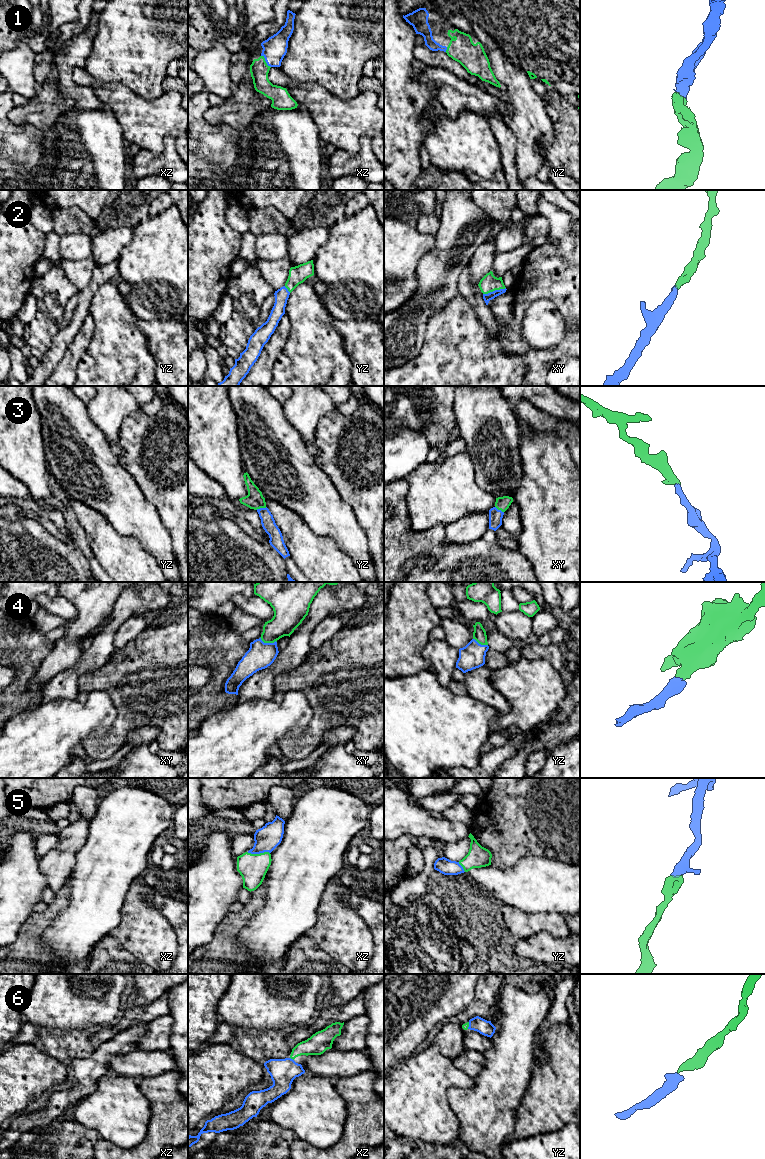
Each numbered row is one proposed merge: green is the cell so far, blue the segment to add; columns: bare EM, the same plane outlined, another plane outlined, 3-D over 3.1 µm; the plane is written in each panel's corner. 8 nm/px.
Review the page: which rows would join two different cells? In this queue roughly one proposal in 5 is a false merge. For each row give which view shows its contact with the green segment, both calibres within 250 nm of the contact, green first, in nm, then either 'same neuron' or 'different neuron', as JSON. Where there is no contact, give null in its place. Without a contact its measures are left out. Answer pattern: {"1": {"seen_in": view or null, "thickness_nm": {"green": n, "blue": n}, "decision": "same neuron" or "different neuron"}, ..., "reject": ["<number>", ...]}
{"1": {"seen_in": "xz", "thickness_nm": {"green": 150, "blue": 190}, "decision": "same neuron"}, "2": {"seen_in": "xy", "thickness_nm": {"green": 140, "blue": 60}, "decision": "same neuron"}, "3": {"seen_in": "yz", "thickness_nm": {"green": 140, "blue": 110}, "decision": "same neuron"}, "4": {"seen_in": "xy", "thickness_nm": {"green": 220, "blue": 220}, "decision": "same neuron"}, "5": {"seen_in": "xz", "thickness_nm": {"green": 220, "blue": 200}, "decision": "same neuron"}, "6": {"seen_in": "xz", "thickness_nm": {"green": 170, "blue": 200}, "decision": "same neuron"}, "reject": []}

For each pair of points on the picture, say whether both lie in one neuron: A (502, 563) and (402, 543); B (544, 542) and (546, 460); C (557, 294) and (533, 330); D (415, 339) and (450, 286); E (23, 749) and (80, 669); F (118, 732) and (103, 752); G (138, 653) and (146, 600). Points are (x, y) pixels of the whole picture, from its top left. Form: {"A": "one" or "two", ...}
{"A": "one", "B": "one", "C": "two", "D": "one", "E": "two", "F": "one", "G": "two"}

